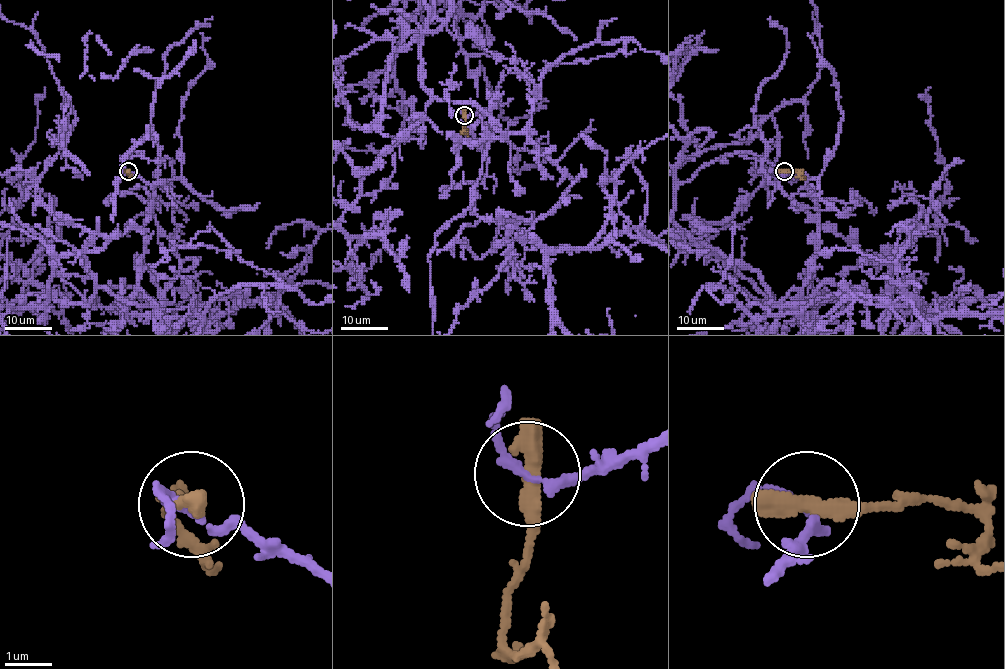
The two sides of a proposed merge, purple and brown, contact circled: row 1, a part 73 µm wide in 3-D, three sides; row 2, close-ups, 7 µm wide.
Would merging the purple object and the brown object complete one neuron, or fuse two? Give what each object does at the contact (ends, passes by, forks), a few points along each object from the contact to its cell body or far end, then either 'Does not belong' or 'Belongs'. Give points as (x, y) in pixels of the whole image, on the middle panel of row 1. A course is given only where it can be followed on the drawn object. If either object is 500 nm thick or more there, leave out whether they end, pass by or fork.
Course of brown: (465, 114), (462, 131), (467, 136). Does not belong

